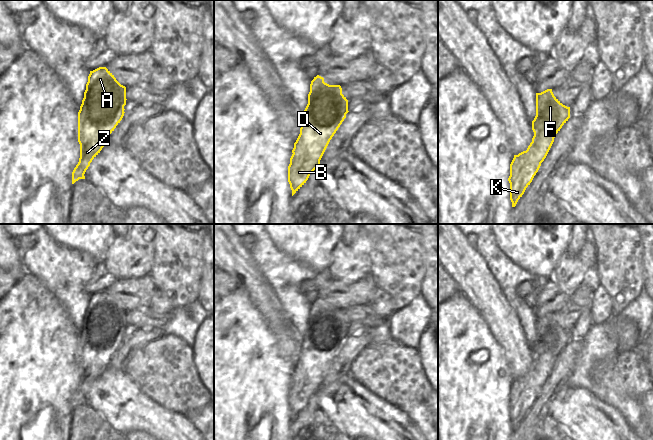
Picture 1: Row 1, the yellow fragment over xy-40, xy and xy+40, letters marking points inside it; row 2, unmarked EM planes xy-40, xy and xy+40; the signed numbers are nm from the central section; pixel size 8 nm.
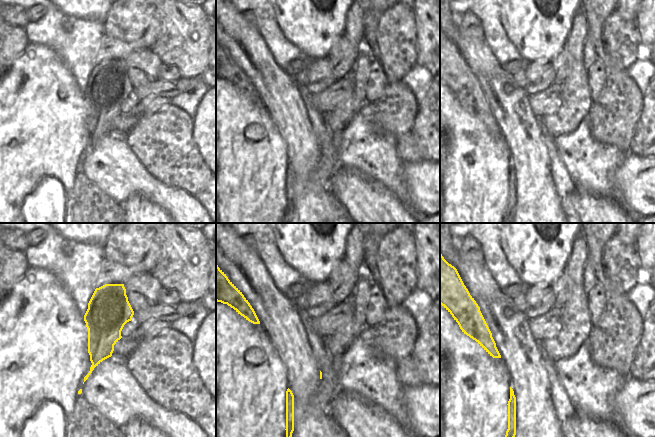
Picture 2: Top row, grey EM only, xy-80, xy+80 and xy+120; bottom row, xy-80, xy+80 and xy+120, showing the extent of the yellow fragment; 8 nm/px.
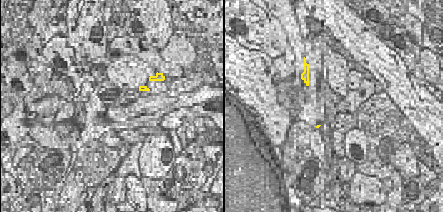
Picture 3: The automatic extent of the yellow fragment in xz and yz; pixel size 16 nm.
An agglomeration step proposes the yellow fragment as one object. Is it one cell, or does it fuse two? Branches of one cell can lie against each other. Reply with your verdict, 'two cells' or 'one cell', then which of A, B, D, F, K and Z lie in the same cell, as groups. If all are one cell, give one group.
two cells; groups A D F Z / B K

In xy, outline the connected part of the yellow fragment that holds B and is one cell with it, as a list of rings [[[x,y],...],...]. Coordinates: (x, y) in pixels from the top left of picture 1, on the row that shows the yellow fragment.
[[[304,153],[299,157],[293,154],[288,166],[288,182],[292,190],[292,196],[306,183],[310,174],[320,165],[320,163],[305,163]]]

